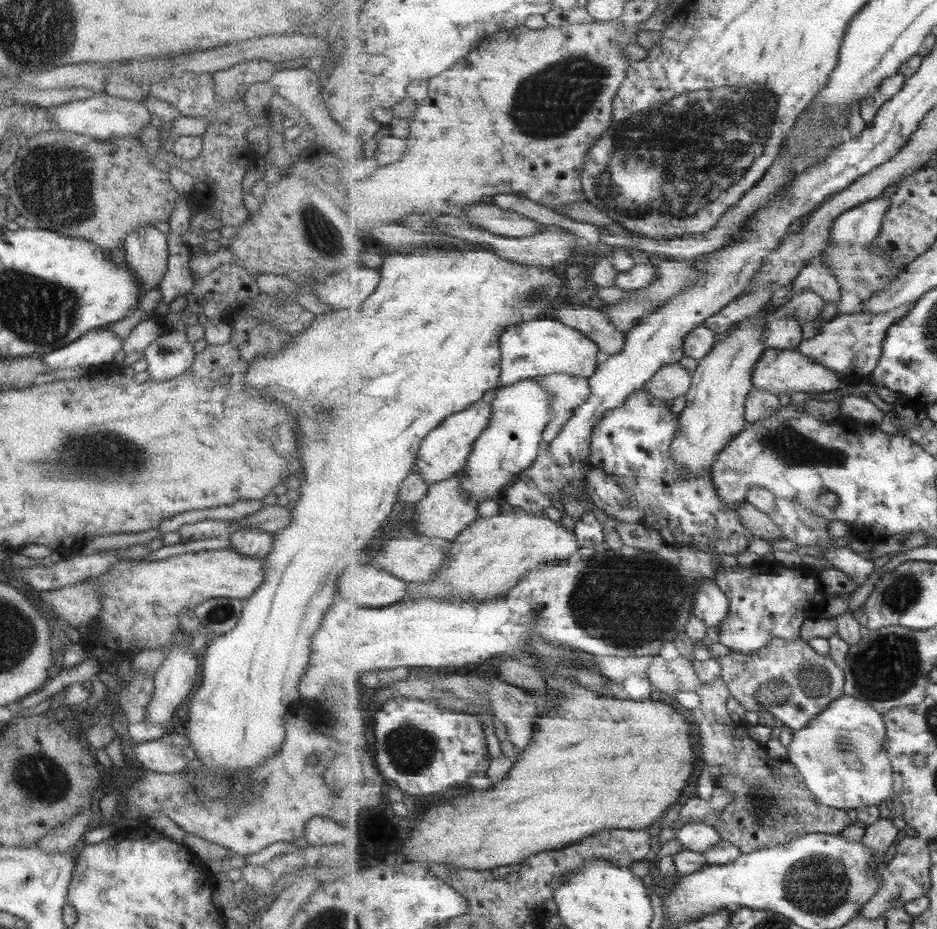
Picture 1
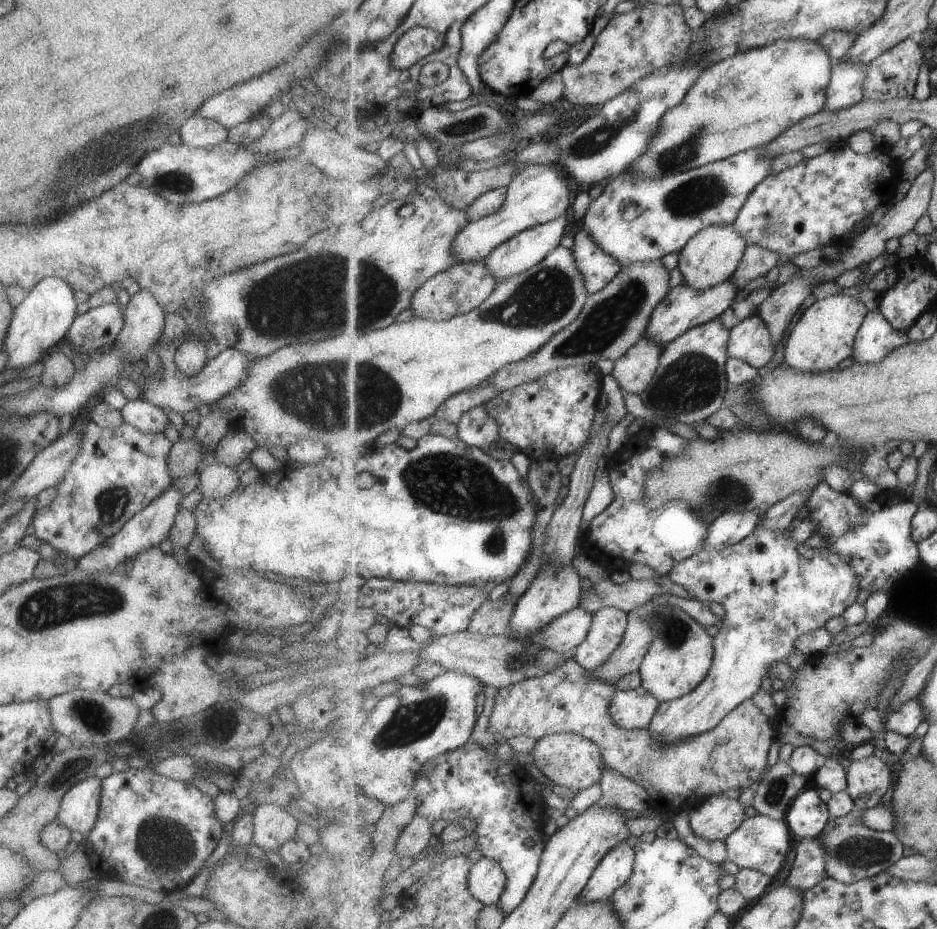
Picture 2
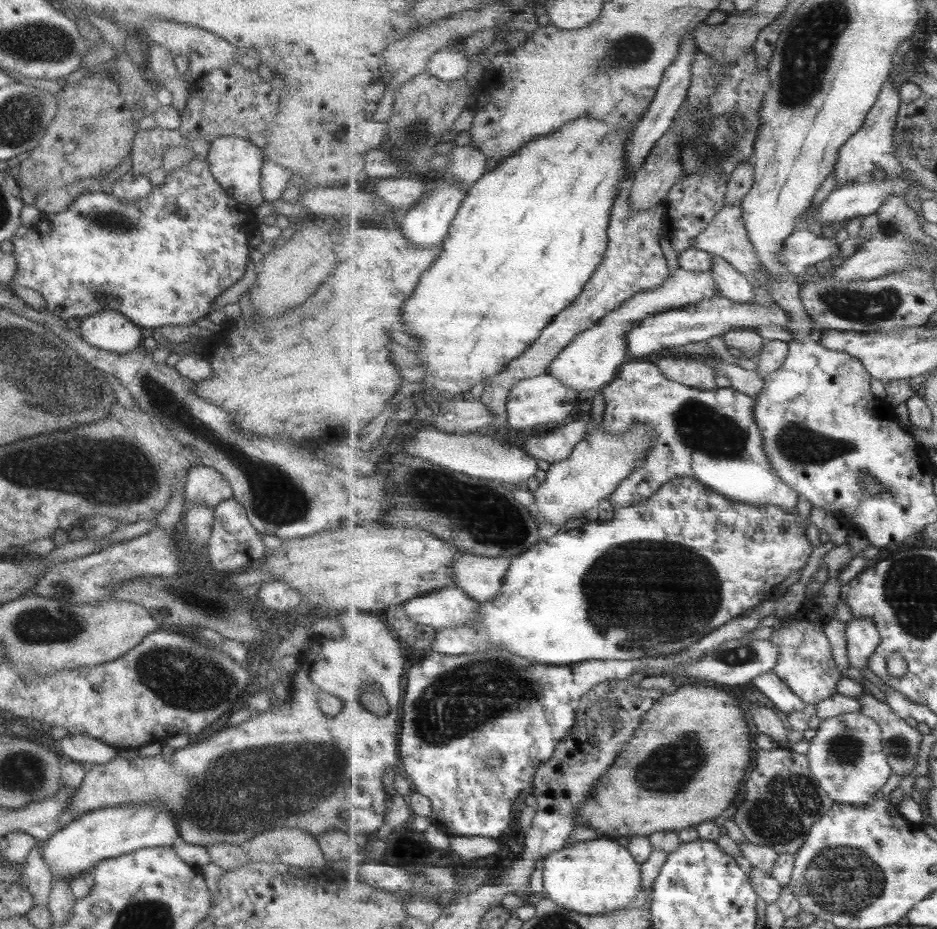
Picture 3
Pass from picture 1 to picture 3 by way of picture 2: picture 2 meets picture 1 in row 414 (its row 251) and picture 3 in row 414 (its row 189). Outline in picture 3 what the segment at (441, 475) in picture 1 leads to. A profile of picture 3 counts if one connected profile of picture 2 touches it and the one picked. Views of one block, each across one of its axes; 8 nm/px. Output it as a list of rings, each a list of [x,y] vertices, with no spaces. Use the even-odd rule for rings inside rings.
[[[547,372],[535,378],[525,379],[515,384],[510,394],[508,407],[508,426],[514,430],[533,430],[543,424],[563,422],[571,414],[571,404],[579,400],[577,391],[561,382],[561,379]]]

